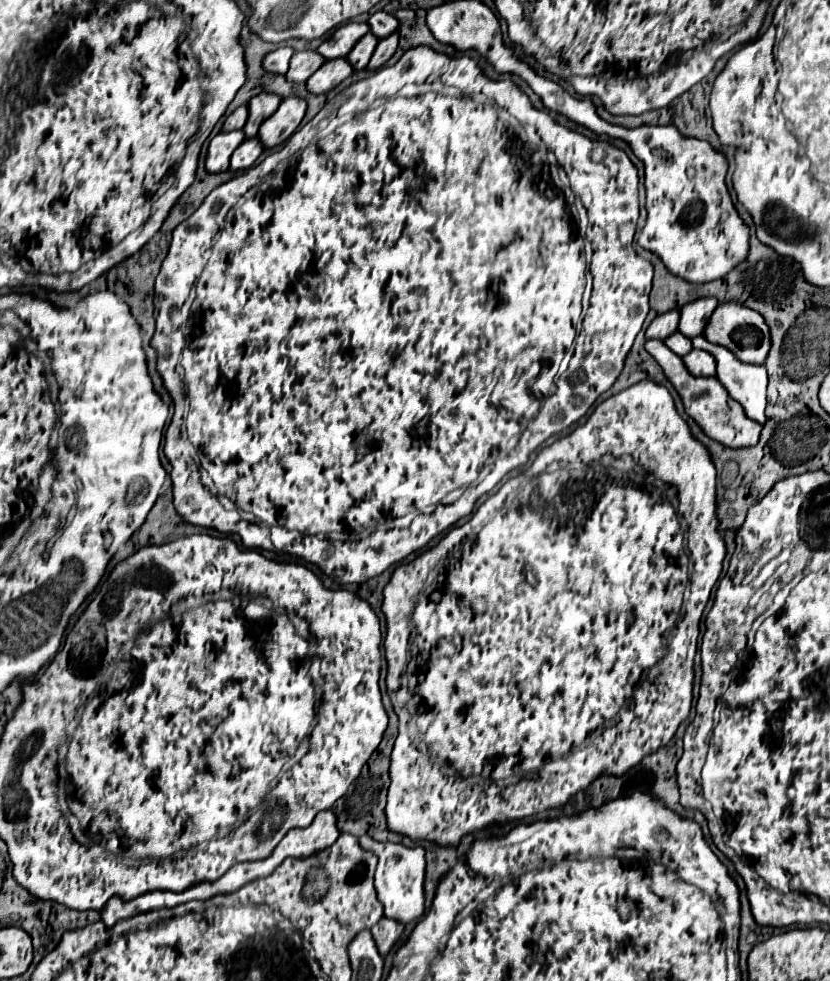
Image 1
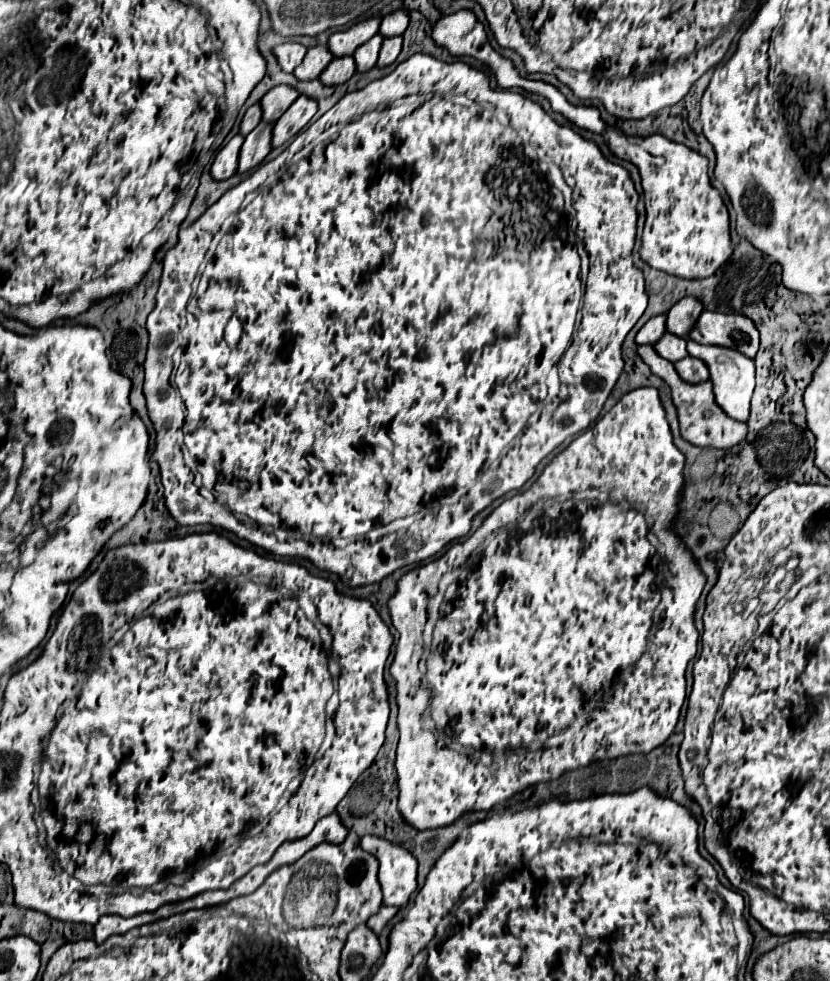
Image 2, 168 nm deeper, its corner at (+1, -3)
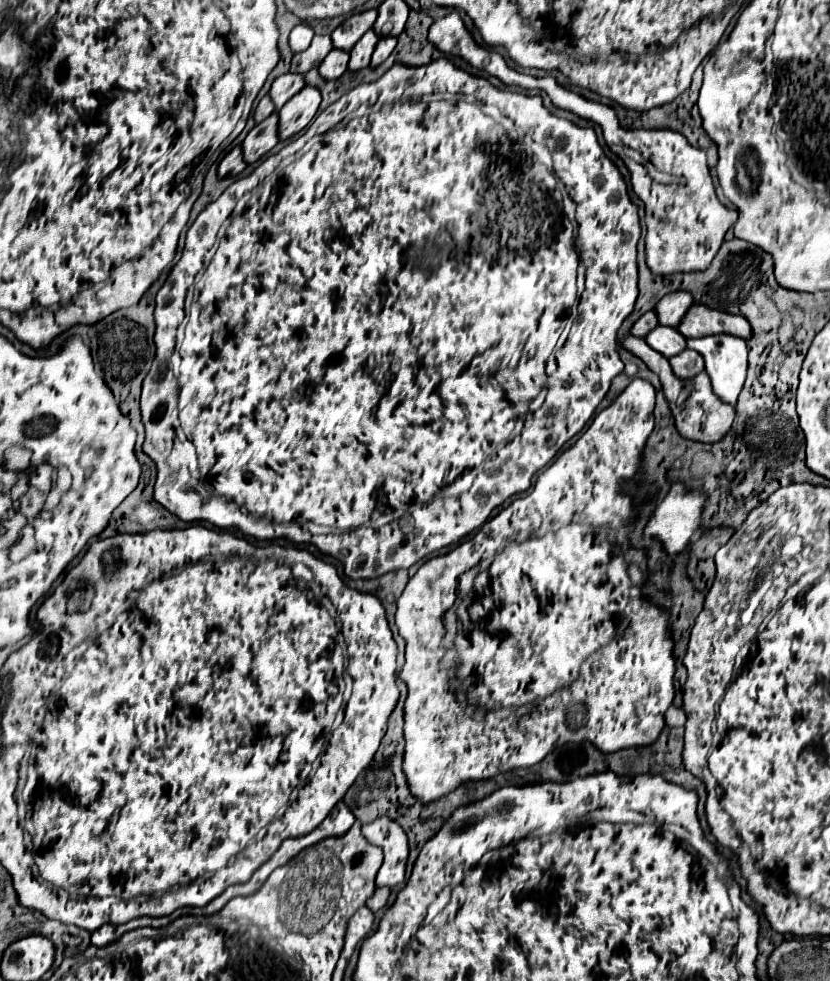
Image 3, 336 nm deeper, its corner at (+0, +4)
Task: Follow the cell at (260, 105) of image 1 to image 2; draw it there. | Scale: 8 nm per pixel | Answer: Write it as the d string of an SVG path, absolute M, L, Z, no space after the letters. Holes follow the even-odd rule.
M274 86L270 92L266 92L266 96L260 100L262 106L262 122L274 124L284 110L298 98L300 94L290 88L290 86Z

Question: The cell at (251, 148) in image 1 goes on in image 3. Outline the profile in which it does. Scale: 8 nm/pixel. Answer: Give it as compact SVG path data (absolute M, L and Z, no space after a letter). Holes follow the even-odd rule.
M273 113L271 117L261 121L247 133L247 137L243 141L243 157L247 163L255 163L257 159L261 159L265 153L269 153L279 143L277 119L279 119L277 113Z

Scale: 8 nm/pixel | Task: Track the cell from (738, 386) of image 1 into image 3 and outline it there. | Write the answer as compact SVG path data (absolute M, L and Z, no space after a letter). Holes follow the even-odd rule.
M733 335L687 339L687 347L701 353L713 391L725 403L735 405L747 375L747 345Z

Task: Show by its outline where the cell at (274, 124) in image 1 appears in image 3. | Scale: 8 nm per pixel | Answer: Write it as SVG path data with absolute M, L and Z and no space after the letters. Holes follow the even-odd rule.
M305 85L295 97L291 97L279 109L279 139L287 141L297 133L301 133L315 117L319 103L321 93L311 85Z

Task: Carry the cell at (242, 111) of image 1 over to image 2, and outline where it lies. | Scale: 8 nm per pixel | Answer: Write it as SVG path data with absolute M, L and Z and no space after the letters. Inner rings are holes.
M258 104L250 106L250 108L246 110L246 114L244 114L242 122L240 122L240 134L242 134L242 136L246 136L250 130L254 130L254 128L258 126L260 118L262 118L262 110L260 110L260 106L258 106Z

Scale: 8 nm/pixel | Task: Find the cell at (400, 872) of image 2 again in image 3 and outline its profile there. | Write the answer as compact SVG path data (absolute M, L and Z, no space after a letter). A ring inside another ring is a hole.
M379 817L367 825L363 825L363 835L373 845L383 849L383 865L377 873L375 883L379 887L395 887L405 881L405 865L407 865L407 835L397 821L389 817Z

